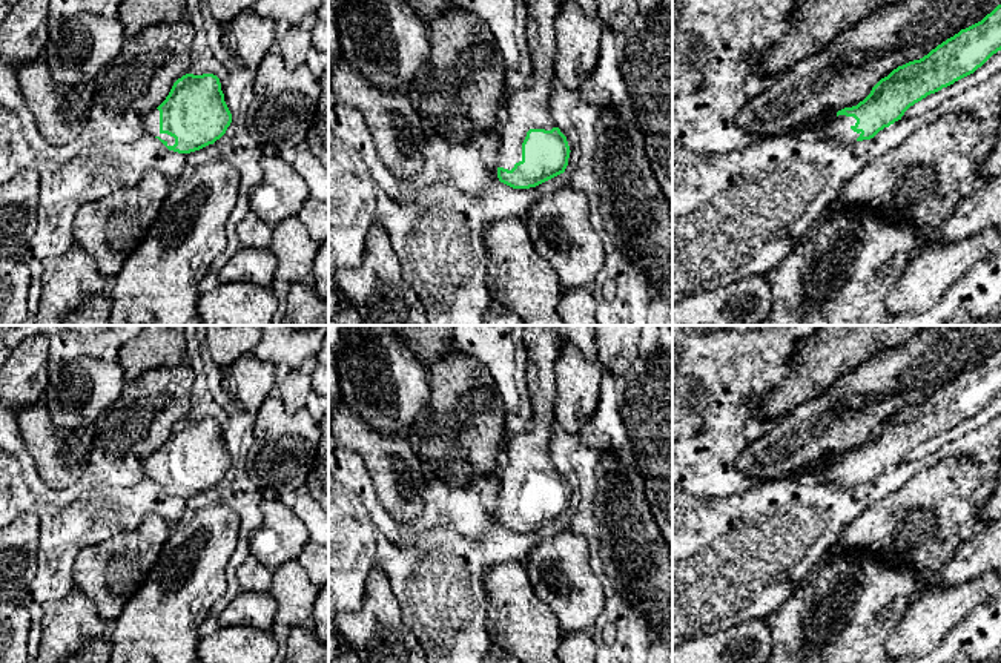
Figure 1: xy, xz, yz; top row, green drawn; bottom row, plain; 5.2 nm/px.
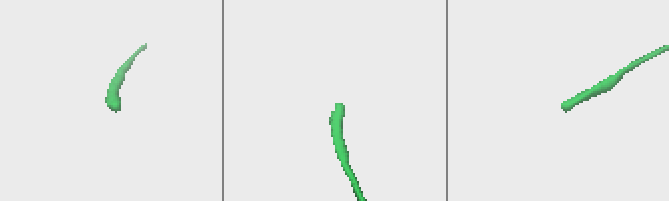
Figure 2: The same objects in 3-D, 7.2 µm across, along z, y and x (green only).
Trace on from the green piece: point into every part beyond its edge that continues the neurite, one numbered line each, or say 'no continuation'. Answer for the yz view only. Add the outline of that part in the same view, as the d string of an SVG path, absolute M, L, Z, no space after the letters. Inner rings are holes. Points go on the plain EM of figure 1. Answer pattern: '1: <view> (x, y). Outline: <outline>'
1: yz (837, 473). Outline: M838 459L832 463L820 463L815 468L806 468L800 473L800 477L811 477L818 485L849 488L855 487L861 477L851 473L855 467L857 463L854 460Z

